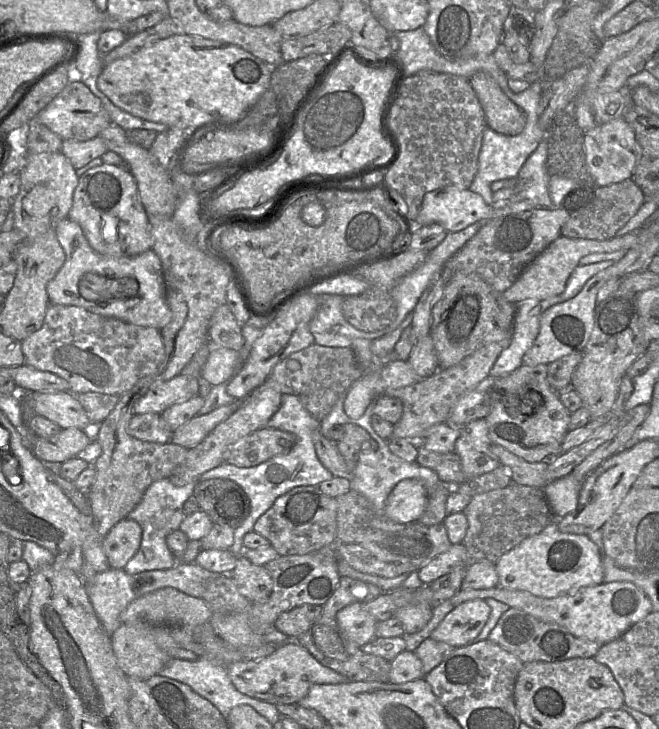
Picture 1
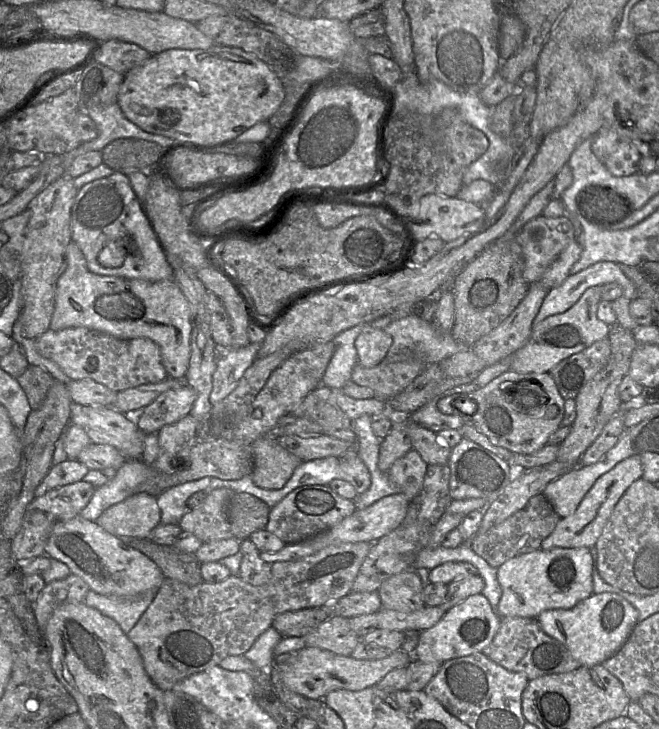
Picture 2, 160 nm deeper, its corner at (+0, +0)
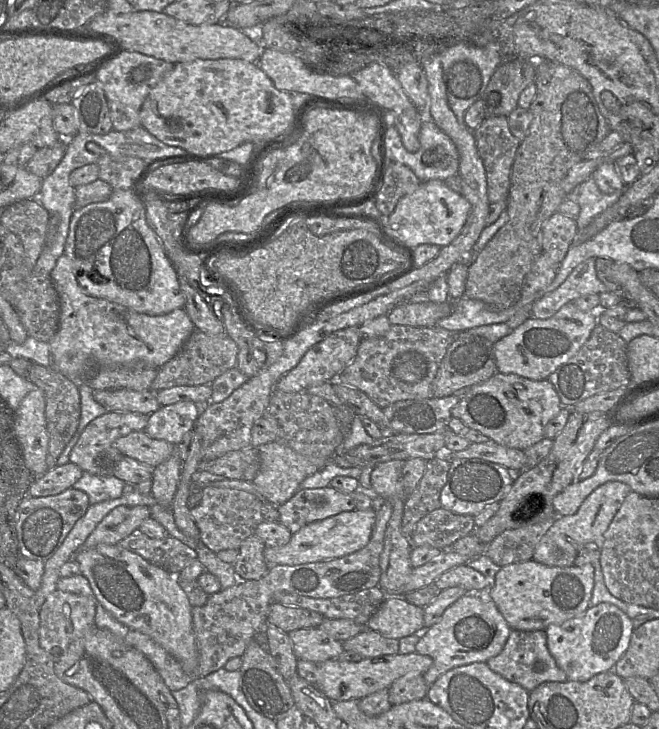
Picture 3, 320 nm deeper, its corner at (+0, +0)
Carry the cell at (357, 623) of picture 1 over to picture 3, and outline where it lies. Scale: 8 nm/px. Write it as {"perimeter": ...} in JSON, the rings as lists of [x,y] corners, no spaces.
{"perimeter":[[[320,627],[303,628],[288,633],[296,658],[320,664],[344,651],[342,642],[335,640]]]}

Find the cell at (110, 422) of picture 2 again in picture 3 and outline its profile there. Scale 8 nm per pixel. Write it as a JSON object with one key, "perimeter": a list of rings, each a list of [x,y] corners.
{"perimeter":[[[144,431],[131,432],[122,436],[114,442],[114,446],[124,456],[152,467],[168,459],[174,447],[167,441],[151,438]]]}

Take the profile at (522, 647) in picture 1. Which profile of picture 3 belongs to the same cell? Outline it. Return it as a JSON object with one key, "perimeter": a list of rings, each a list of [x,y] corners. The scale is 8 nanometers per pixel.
{"perimeter":[[[512,629],[502,651],[488,659],[487,665],[493,672],[522,686],[528,692],[545,682],[565,682],[568,680],[566,673],[557,665],[549,652],[545,630]]]}

